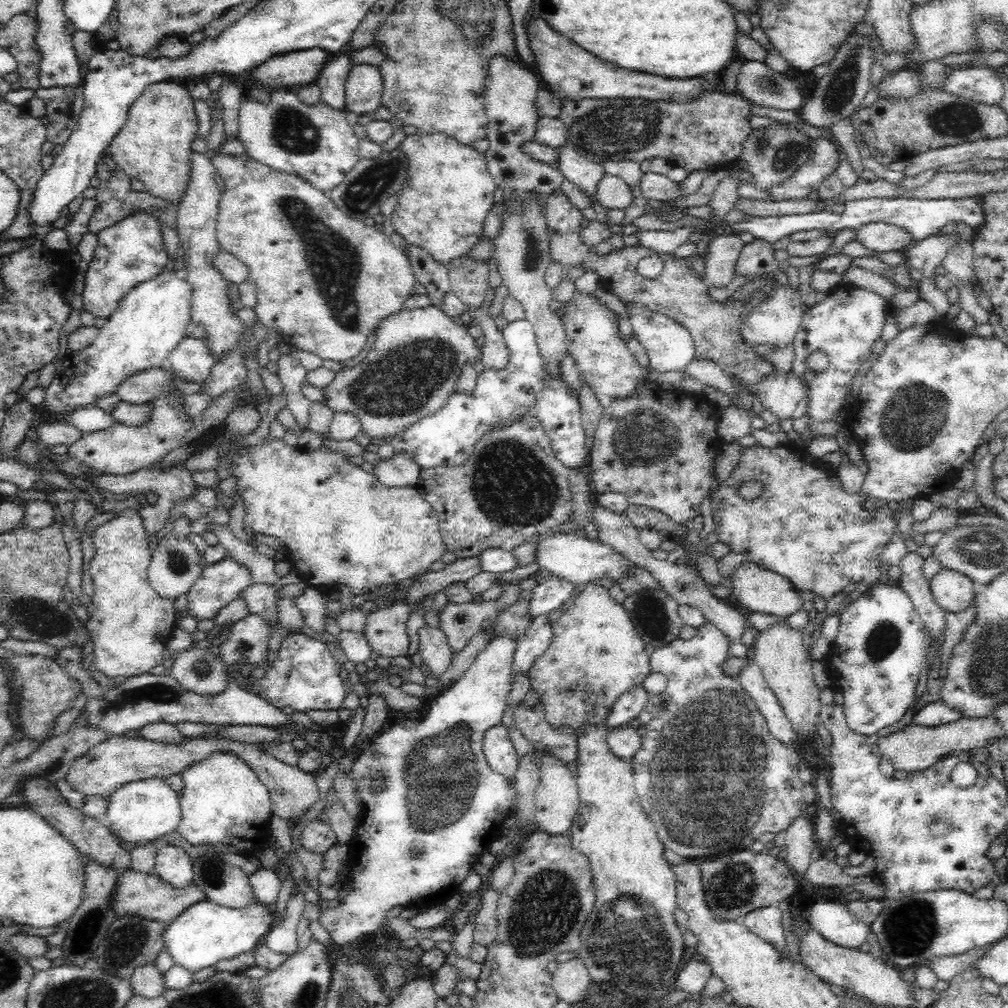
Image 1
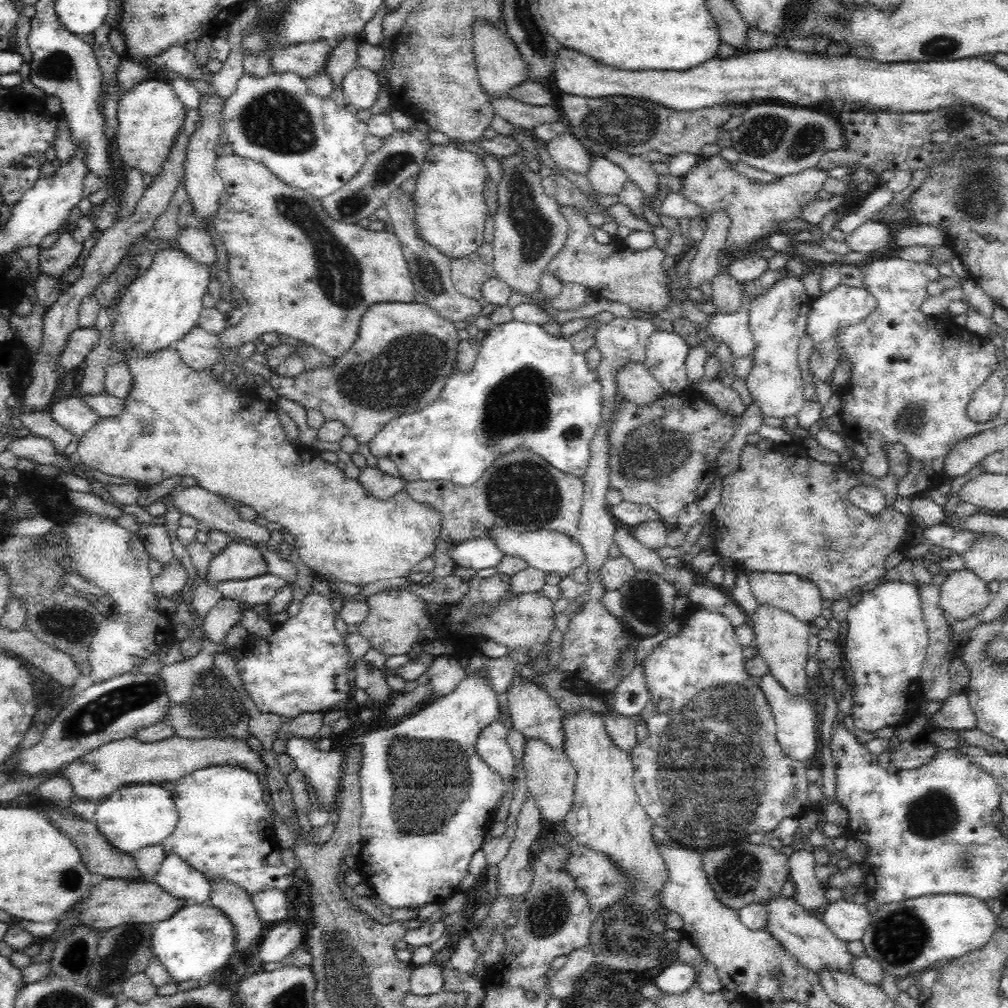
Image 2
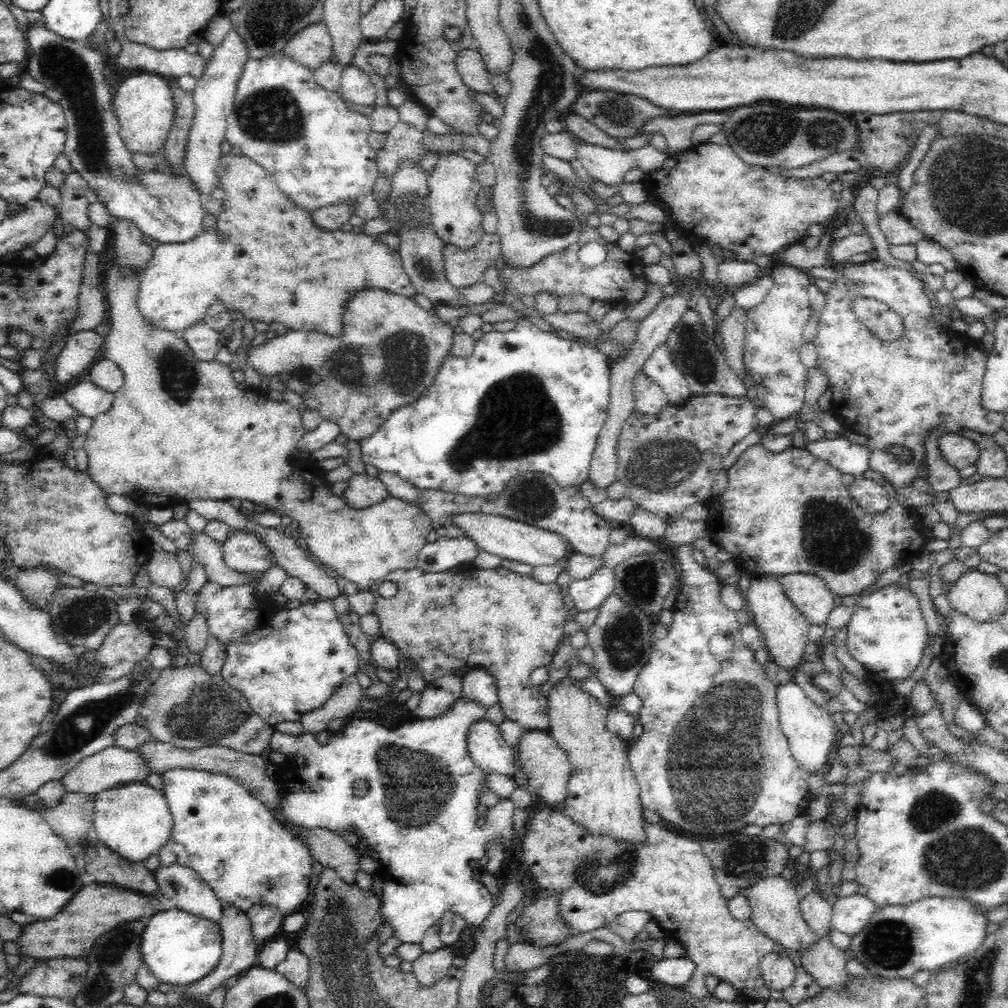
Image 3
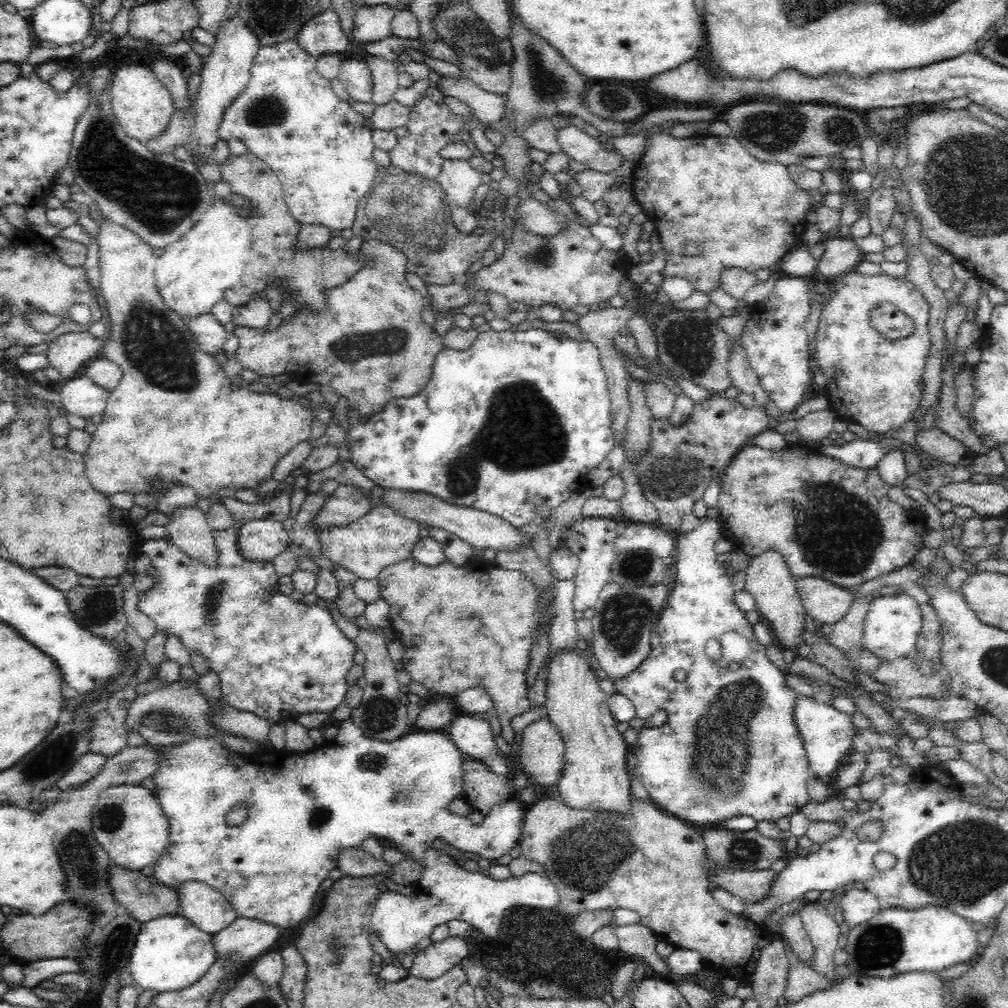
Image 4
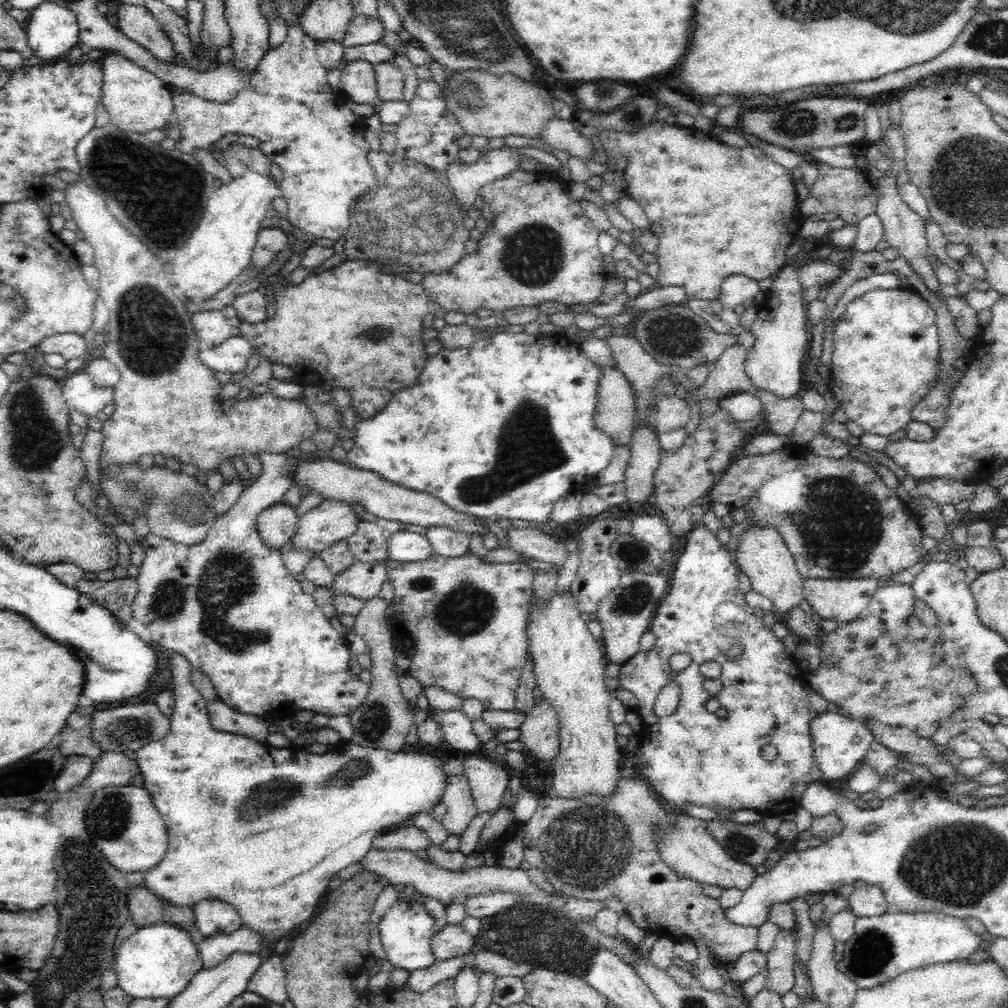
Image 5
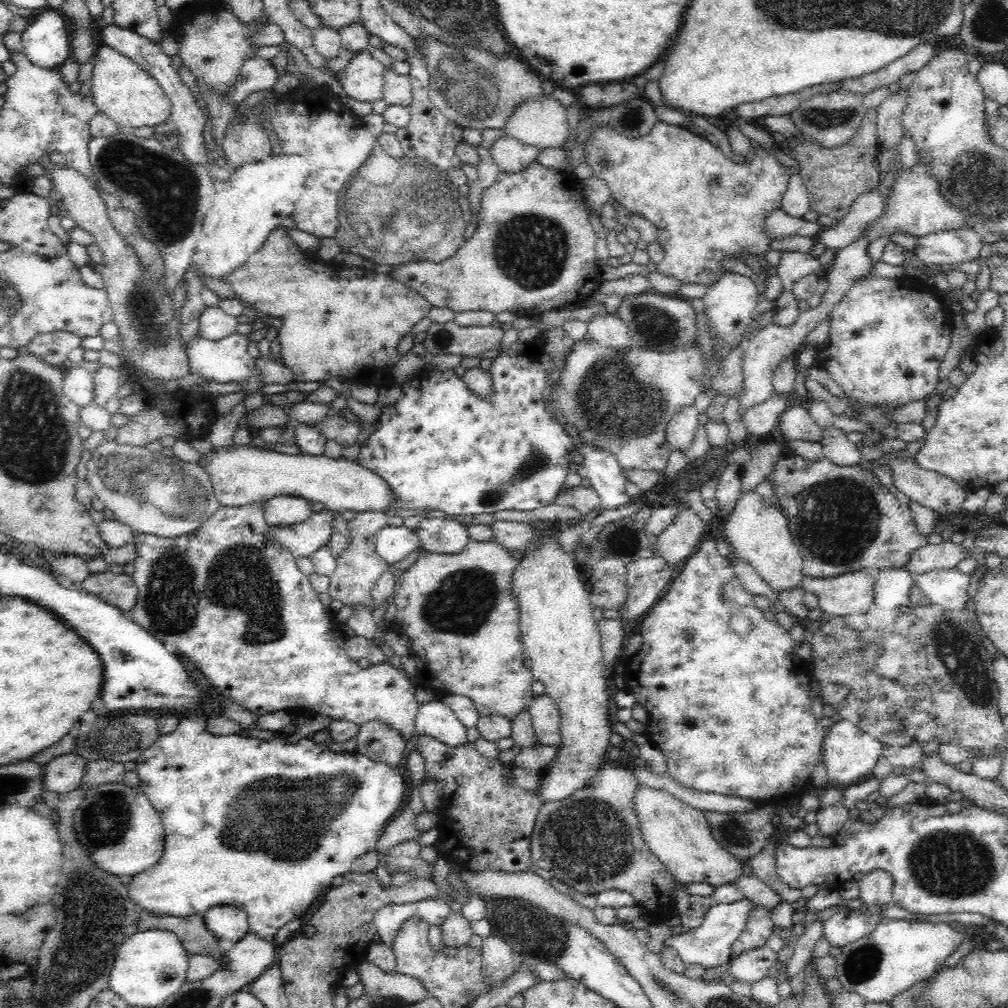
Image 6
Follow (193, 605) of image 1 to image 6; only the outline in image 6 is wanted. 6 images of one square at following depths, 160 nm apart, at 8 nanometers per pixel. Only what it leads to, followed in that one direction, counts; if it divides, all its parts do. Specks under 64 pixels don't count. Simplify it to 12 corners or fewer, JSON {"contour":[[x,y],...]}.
{"contour":[[275,496],[263,504],[272,526],[304,522],[314,511],[308,500]]}

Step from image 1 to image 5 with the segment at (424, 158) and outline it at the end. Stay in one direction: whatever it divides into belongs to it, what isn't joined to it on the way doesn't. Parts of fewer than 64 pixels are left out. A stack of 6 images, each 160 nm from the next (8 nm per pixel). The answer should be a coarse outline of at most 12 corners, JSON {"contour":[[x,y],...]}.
{"contour":[[502,146],[474,164],[458,160],[445,171],[459,205],[470,206],[478,188],[503,179],[522,162],[560,168],[537,146]]}

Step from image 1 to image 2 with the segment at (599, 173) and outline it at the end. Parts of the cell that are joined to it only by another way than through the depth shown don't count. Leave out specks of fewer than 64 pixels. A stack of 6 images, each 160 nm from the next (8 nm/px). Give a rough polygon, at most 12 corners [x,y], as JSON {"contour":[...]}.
{"contour":[[566,132],[545,142],[560,168],[585,174],[591,155]]}

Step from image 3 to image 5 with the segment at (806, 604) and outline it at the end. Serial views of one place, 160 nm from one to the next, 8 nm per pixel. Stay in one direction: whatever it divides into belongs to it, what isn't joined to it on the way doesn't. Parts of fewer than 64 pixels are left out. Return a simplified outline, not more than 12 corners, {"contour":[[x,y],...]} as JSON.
{"contour":[[805,579],[804,596],[828,620],[867,612],[879,579]]}

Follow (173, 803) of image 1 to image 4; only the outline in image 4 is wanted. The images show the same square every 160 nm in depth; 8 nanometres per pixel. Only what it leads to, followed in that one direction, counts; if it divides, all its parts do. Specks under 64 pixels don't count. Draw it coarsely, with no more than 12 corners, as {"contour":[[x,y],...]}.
{"contour":[[100,792],[93,836],[114,866],[140,871],[169,844],[155,793]]}

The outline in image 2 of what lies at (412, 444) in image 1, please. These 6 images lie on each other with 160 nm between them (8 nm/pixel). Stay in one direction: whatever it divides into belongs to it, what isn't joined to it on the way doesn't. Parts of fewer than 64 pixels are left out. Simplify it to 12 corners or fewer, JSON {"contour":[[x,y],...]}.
{"contour":[[512,319],[472,371],[367,442],[405,482],[471,487],[526,449],[581,477],[598,368]]}

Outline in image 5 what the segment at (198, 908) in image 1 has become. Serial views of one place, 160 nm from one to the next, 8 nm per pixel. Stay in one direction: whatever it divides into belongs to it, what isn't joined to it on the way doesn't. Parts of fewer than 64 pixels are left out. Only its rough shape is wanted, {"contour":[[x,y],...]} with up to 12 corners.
{"contour":[[171,924],[140,928],[116,952],[117,987],[172,999],[202,969]]}

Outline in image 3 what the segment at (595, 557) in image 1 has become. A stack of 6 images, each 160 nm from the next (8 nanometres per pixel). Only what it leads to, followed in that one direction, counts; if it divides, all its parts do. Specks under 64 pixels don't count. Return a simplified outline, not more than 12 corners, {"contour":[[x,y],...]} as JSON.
{"contour":[[486,512],[452,514],[476,549],[537,567],[568,557],[559,534]]}

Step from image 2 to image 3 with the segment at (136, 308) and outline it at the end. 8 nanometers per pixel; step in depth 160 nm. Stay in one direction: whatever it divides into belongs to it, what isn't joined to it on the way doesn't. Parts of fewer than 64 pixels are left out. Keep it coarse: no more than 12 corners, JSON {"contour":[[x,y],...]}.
{"contour":[[202,226],[157,244],[138,308],[170,332],[203,320],[236,268],[234,243]]}

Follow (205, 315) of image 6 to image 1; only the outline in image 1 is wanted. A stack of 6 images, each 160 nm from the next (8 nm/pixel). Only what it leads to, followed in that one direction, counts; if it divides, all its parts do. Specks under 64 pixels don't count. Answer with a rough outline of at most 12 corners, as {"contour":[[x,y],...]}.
{"contour":[[185,336],[166,359],[174,374],[203,382],[216,357],[204,338]]}

